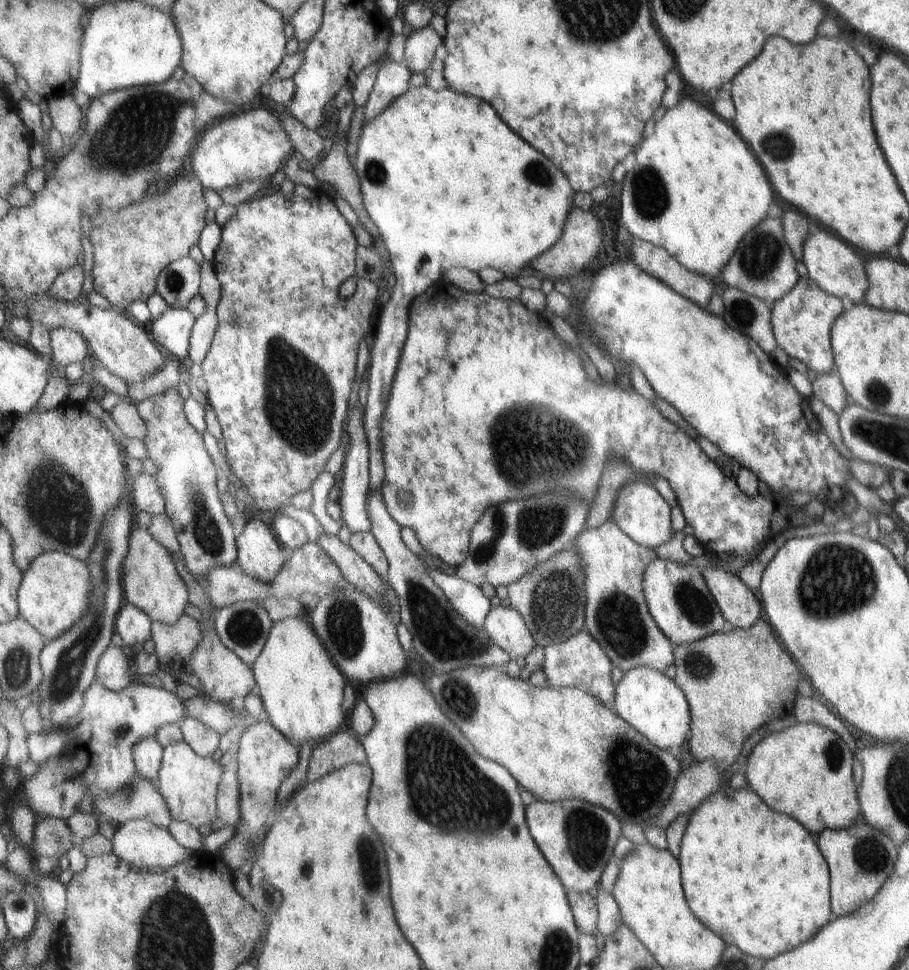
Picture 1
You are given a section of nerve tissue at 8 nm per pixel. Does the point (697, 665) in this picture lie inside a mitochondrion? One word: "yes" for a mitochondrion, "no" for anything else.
yes

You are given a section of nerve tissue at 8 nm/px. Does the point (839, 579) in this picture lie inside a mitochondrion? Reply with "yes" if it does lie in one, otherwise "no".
yes

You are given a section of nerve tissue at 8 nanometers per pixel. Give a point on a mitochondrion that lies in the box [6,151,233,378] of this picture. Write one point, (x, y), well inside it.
(175, 282)

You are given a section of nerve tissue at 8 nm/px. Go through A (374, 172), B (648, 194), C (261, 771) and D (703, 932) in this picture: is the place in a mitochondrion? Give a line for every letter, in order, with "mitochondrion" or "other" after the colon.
A: mitochondrion
B: mitochondrion
C: mitochondrion
D: other

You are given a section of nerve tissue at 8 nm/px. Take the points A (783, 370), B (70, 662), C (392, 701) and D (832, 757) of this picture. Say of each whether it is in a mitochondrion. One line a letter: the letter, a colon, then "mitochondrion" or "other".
A: other
B: mitochondrion
C: other
D: mitochondrion

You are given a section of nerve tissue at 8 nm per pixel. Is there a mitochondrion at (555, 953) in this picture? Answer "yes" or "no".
yes

